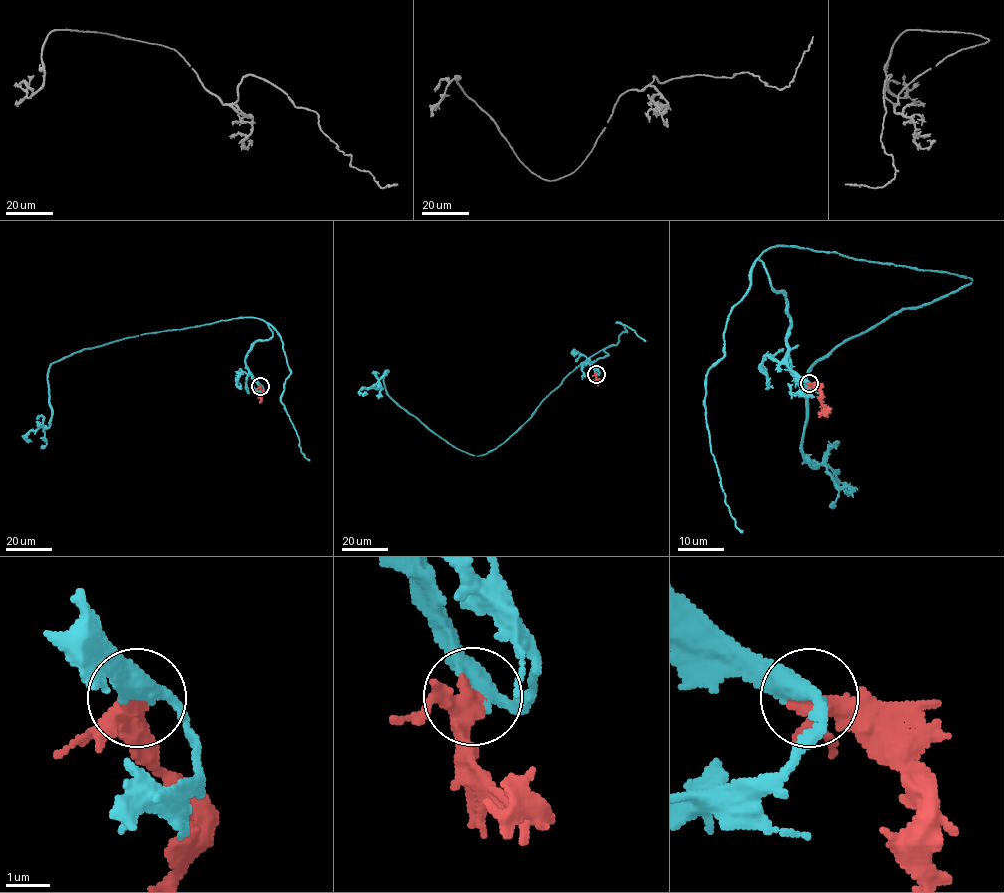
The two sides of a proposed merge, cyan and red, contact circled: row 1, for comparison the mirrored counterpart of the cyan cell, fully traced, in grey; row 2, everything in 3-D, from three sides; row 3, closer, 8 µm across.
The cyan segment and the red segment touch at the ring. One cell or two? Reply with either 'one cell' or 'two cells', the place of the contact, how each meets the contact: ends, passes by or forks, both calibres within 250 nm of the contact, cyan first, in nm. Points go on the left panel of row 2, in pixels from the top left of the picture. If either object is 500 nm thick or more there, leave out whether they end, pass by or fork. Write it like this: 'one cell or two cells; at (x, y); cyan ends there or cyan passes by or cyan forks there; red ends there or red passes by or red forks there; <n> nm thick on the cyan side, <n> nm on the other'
one cell; at (260, 386); cyan passes by; red forks there; 400 nm thick on the cyan side, 320 nm on the other

